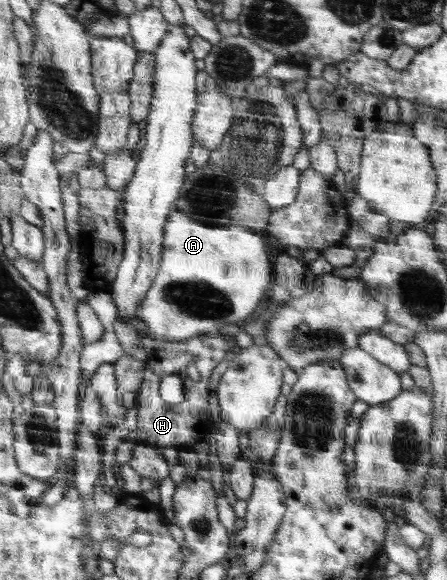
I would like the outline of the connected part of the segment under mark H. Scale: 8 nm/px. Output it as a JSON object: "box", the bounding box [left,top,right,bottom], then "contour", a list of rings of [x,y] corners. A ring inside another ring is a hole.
{"box":[135,335,227,449],"contour":[[[196,335],[182,341],[165,341],[153,349],[147,359],[144,381],[137,394],[138,429],[135,441],[152,449],[162,449],[173,446],[176,448],[191,448],[198,441],[207,440],[214,433],[214,425],[208,408],[208,387],[212,369],[227,359],[227,352],[222,343],[216,341],[218,337],[211,335]],[[178,374],[186,385],[185,398],[177,404],[168,405],[159,390],[161,379],[165,375]]]}

